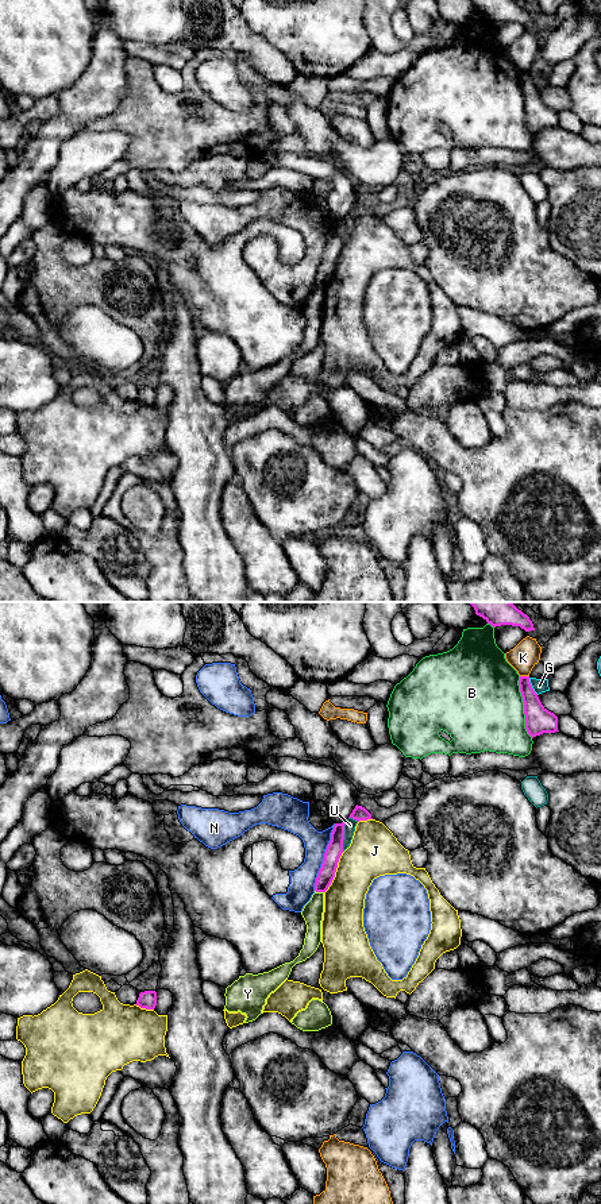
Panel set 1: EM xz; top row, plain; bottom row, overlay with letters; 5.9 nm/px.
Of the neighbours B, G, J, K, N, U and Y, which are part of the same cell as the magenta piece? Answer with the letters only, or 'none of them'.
none of them

